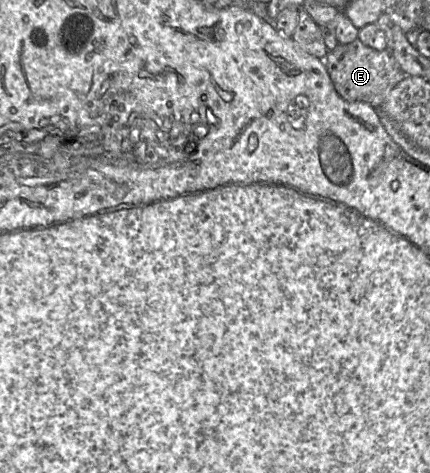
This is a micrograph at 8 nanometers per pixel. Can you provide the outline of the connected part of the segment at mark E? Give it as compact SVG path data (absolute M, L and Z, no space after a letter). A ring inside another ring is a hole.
M359 38L348 44L338 44L323 60L336 91L343 99L365 102L376 109L406 76L390 48L377 51L364 45Z

